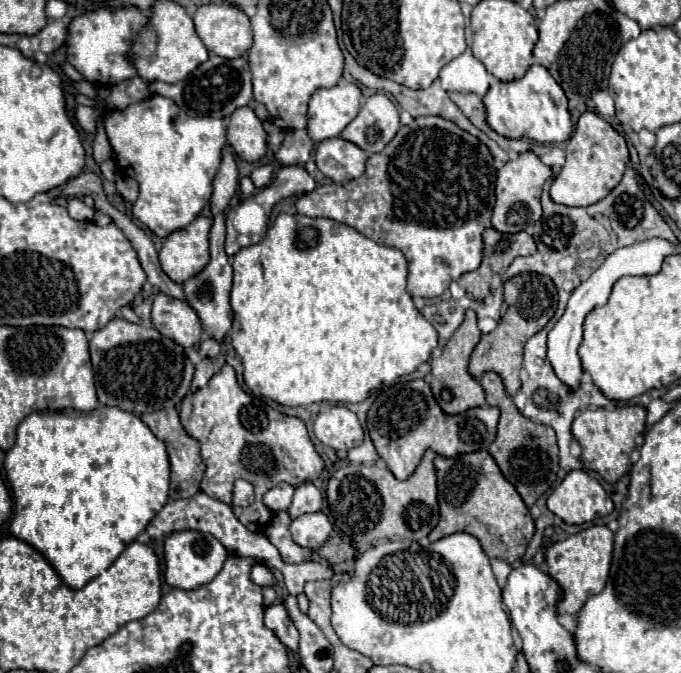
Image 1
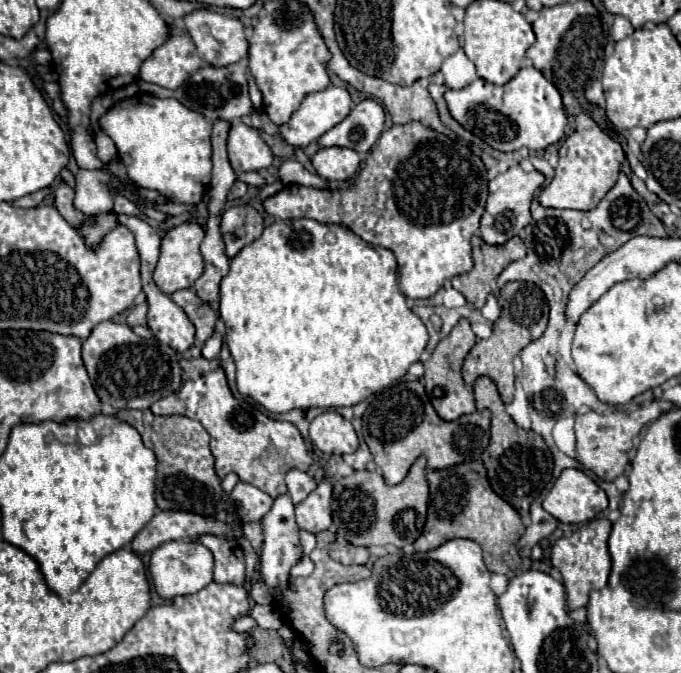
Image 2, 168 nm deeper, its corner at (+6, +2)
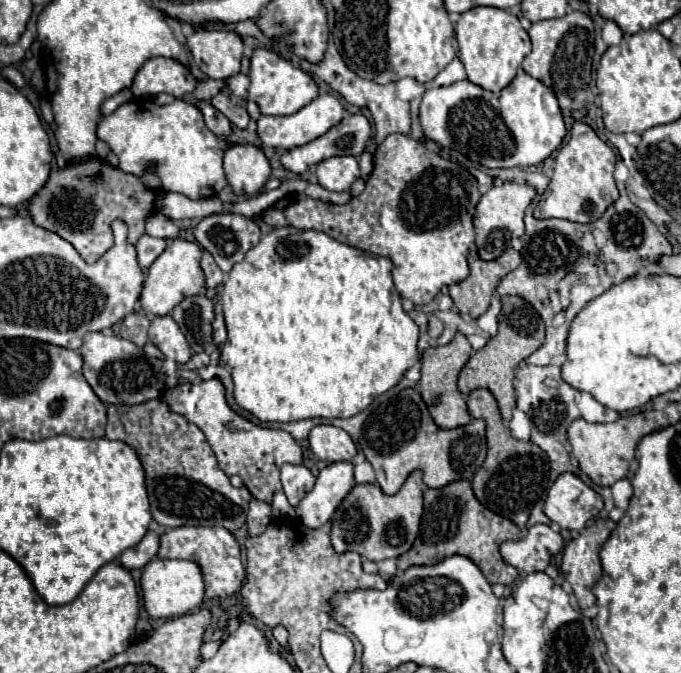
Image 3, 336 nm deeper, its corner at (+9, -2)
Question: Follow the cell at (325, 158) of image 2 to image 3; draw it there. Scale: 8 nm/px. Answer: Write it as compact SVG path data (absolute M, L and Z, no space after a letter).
M333 156L317 164L317 180L323 188L345 192L359 178L359 164L355 156Z

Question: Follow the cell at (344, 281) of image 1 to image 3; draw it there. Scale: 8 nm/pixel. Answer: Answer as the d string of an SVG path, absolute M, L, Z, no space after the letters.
M283 226L265 234L259 240L259 244L253 246L245 254L245 258L231 268L221 292L223 314L227 322L227 342L221 346L221 360L231 366L237 404L247 412L251 412L261 422L293 422L303 418L349 418L365 410L377 396L393 388L399 380L406 384L405 388L415 387L421 377L420 368L413 366L419 360L419 350L417 350L419 328L401 306L401 296L397 294L391 280L391 268L393 264L389 258L361 252L359 248L343 244L327 236L325 232Z

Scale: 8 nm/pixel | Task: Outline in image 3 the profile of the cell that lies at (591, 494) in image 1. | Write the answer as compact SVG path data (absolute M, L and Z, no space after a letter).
M561 474L545 500L545 516L565 530L581 530L603 510L603 498L575 474Z

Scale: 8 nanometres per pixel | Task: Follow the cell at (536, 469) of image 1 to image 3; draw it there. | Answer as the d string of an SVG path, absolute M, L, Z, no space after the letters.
M477 388L467 396L467 408L473 418L485 418L487 422L487 458L475 472L471 484L481 504L489 510L509 518L519 528L525 528L529 510L539 502L549 484L549 458L533 442L523 442L511 436L511 430L503 422L497 402L487 388Z

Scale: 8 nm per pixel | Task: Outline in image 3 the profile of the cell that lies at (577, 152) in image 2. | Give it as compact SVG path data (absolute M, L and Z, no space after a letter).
M575 122L569 142L559 148L555 158L555 174L535 206L535 218L565 218L573 222L595 222L611 202L619 198L613 170L617 154L589 128L585 122Z

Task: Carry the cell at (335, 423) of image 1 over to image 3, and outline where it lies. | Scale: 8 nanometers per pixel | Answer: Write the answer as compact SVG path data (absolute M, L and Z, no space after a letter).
M331 424L313 426L309 434L309 444L313 454L325 462L345 462L355 456L355 444L351 436Z

